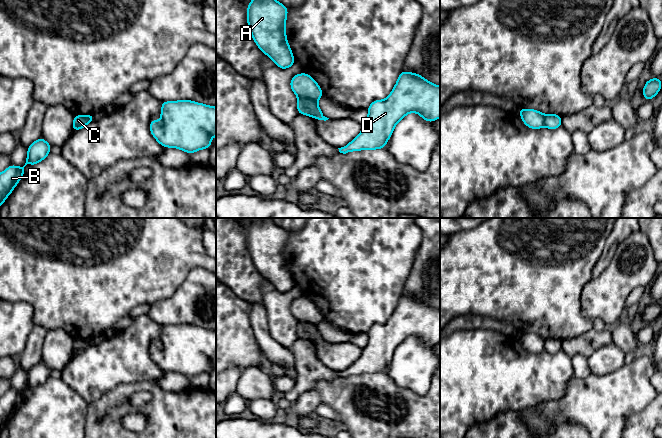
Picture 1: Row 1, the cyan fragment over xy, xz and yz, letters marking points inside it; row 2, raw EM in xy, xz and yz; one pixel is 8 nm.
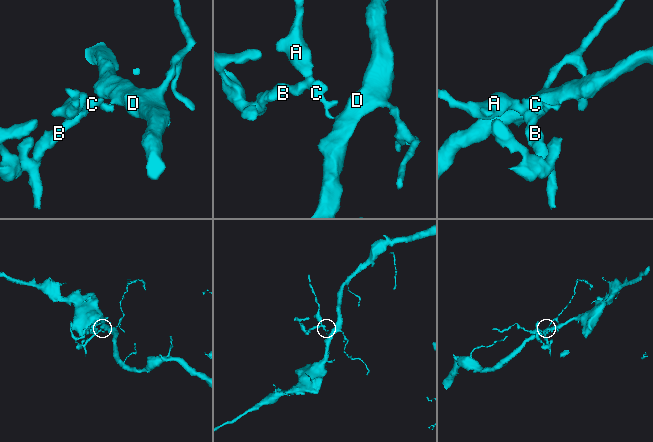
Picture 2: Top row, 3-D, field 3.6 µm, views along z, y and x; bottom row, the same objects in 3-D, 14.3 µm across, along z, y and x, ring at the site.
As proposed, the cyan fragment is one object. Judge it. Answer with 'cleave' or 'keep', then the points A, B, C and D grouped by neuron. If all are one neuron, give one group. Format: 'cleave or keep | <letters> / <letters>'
cleave | A B / C D

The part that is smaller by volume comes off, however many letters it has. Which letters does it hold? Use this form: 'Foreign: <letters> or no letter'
Foreign: A, B

